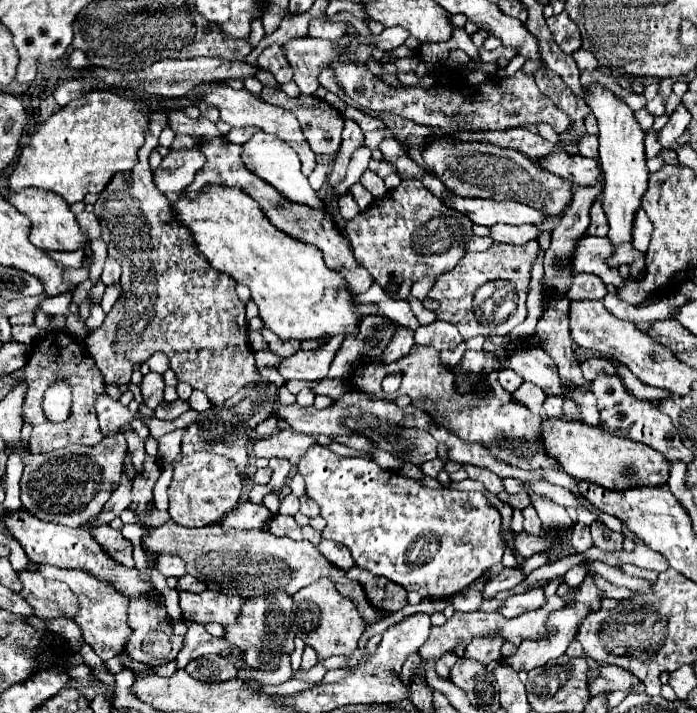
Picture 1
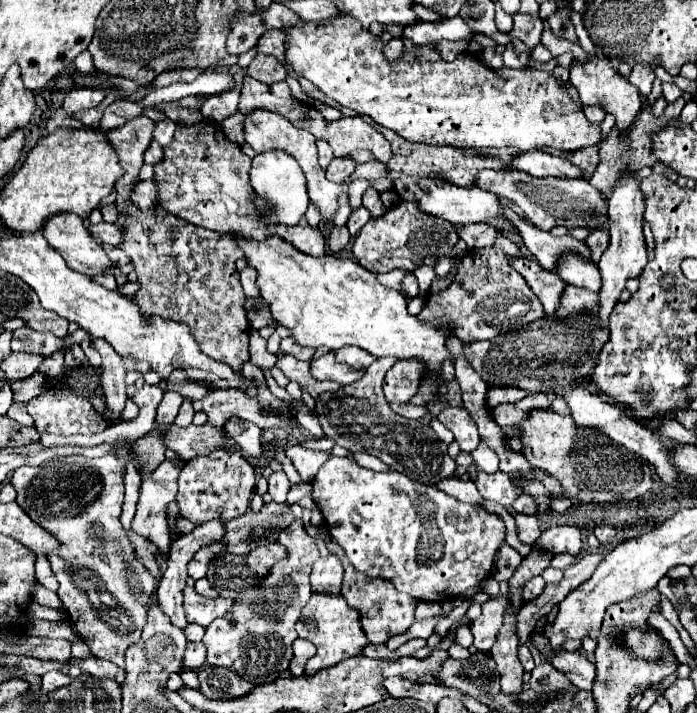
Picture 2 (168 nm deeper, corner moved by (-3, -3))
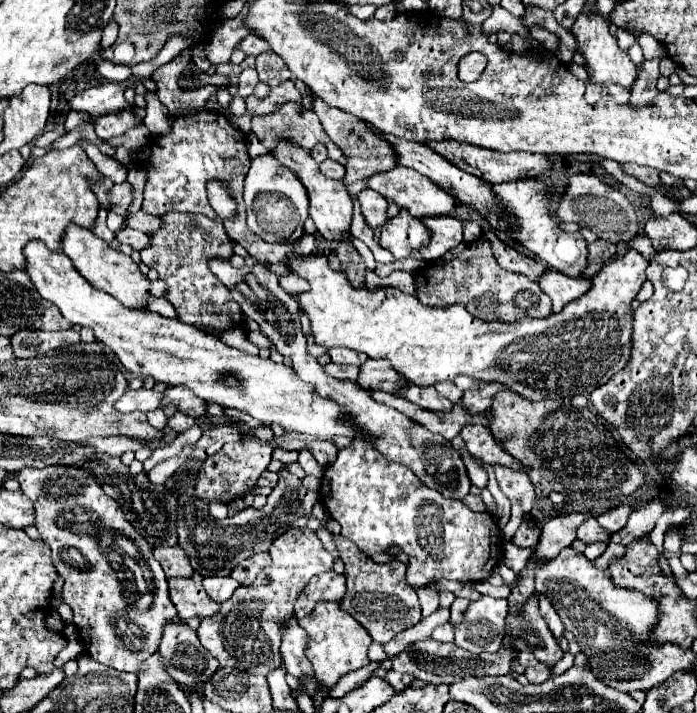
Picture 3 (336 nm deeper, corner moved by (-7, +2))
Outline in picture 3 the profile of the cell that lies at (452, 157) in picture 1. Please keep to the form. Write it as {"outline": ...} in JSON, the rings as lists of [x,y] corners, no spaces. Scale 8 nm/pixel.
{"outline":[[[574,175],[570,177],[570,185],[560,199],[560,209],[556,211],[560,221],[574,221],[580,227],[592,229],[600,239],[610,241],[614,245],[628,243],[638,235],[638,215],[634,205],[612,185],[604,183],[596,175]]]}

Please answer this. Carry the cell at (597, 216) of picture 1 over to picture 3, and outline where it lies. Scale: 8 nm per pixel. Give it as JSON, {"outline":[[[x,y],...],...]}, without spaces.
{"outline":[[[598,239],[588,245],[588,251],[590,251],[590,261],[608,261],[616,253],[616,247],[608,241]]]}

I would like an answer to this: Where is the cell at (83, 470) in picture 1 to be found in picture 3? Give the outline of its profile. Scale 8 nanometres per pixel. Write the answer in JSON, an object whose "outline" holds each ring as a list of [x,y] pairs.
{"outline":[[[50,465],[44,469],[22,469],[18,473],[22,493],[28,495],[36,509],[34,525],[52,549],[56,571],[64,579],[64,603],[74,611],[74,625],[84,641],[86,653],[116,671],[138,673],[140,663],[158,651],[166,623],[178,623],[178,613],[168,595],[166,575],[152,555],[148,541],[126,521],[120,505],[110,499],[90,471],[80,467]]]}

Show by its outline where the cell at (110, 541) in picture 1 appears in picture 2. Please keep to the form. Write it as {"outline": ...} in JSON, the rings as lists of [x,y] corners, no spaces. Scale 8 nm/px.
{"outline":[[[134,534],[134,536],[130,538],[130,542],[136,546],[136,556],[138,556],[138,560],[142,560],[142,564],[146,566],[146,570],[148,570],[152,576],[156,576],[156,574],[158,574],[158,564],[156,564],[156,548],[154,548],[154,544],[150,544],[150,540],[144,540],[144,538],[138,536],[138,534]]]}

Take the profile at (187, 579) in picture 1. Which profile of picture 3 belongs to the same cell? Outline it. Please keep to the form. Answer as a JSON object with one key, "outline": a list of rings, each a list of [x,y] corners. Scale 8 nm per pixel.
{"outline":[[[206,577],[202,581],[206,593],[210,595],[210,599],[214,599],[216,603],[224,603],[232,597],[232,593],[240,587],[240,583],[232,577]]]}

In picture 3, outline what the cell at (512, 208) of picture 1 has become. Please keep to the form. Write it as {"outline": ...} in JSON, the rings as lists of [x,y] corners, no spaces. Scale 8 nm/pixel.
{"outline":[[[396,167],[386,173],[370,175],[366,179],[366,187],[378,191],[382,197],[386,197],[388,201],[396,203],[400,209],[406,209],[410,215],[420,219],[434,217],[434,215],[450,215],[456,207],[456,201],[452,195],[442,191],[436,183],[430,183],[430,179],[426,179],[424,175],[418,175],[418,171],[410,171],[408,167]]]}

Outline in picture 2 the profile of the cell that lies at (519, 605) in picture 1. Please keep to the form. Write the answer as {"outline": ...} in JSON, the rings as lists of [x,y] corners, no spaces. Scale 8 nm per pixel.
{"outline":[[[496,596],[490,602],[482,604],[482,614],[470,624],[474,634],[474,646],[480,652],[488,652],[496,640],[496,634],[502,626],[502,616],[506,614],[508,600],[504,596]]]}

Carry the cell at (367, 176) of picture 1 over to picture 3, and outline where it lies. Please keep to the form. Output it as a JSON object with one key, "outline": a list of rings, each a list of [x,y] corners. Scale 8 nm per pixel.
{"outline":[[[364,189],[358,193],[358,203],[360,203],[360,209],[362,209],[362,215],[364,215],[364,221],[366,225],[370,225],[372,229],[378,229],[386,223],[386,207],[388,207],[388,201],[378,195],[376,191],[372,189]]]}

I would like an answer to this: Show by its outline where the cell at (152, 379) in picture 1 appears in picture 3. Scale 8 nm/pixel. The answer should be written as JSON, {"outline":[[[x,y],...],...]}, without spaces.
{"outline":[[[128,389],[116,403],[114,407],[122,413],[132,413],[132,411],[142,411],[142,413],[148,413],[148,411],[154,411],[158,409],[160,405],[160,399],[162,399],[162,393],[156,393],[154,389],[138,389],[138,391],[132,391]]]}

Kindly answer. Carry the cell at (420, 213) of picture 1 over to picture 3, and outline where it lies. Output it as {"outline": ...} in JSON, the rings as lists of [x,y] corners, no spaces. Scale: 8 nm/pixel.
{"outline":[[[402,209],[396,217],[388,219],[388,221],[384,223],[384,227],[380,229],[380,245],[382,245],[384,249],[388,249],[396,259],[404,259],[404,257],[408,257],[412,251],[418,251],[422,245],[428,243],[428,239],[430,239],[430,235],[428,235],[424,223],[422,223],[420,219],[416,219],[416,217],[412,217],[412,215],[410,215],[408,211],[404,211],[404,209]]]}

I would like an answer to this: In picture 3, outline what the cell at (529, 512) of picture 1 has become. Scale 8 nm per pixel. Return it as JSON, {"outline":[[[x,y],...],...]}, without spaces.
{"outline":[[[522,523],[516,531],[516,535],[512,537],[512,543],[518,547],[534,547],[538,543],[540,531],[538,529],[530,529],[526,523]]]}

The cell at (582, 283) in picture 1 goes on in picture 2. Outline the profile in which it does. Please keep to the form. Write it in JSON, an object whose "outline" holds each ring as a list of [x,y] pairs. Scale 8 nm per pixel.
{"outline":[[[566,254],[558,262],[556,274],[568,286],[576,286],[576,288],[586,288],[586,290],[592,290],[592,292],[600,292],[602,278],[600,278],[600,272],[598,272],[596,264],[592,264],[590,260],[584,260],[584,258],[574,256],[574,254]]]}

